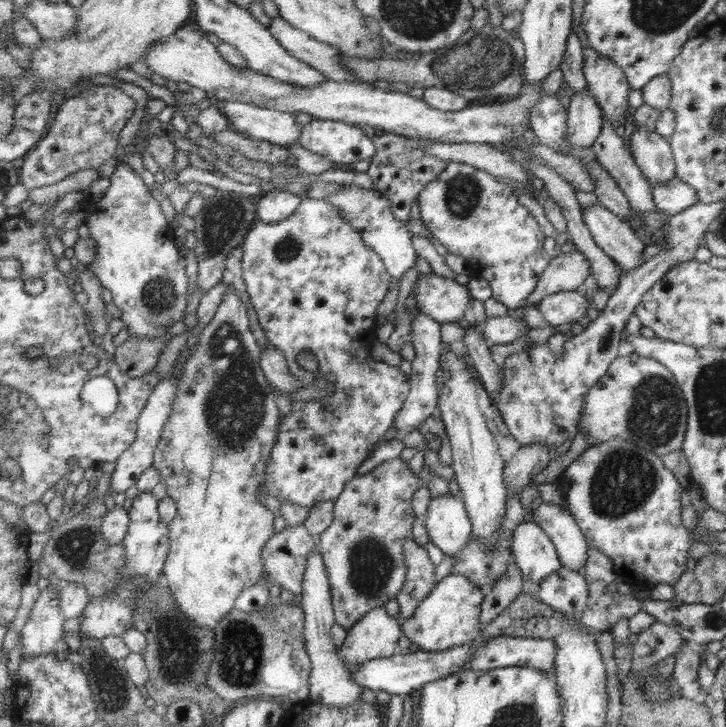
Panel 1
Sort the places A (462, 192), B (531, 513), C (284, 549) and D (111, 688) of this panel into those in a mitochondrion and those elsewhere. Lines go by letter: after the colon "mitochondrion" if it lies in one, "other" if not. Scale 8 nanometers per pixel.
A: mitochondrion
B: other
C: other
D: mitochondrion

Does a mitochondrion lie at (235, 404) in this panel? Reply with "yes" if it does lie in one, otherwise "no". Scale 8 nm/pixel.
yes

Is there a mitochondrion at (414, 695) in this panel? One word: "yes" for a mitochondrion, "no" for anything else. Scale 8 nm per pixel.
no

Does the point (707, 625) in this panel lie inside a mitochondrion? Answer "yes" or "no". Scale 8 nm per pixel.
no

